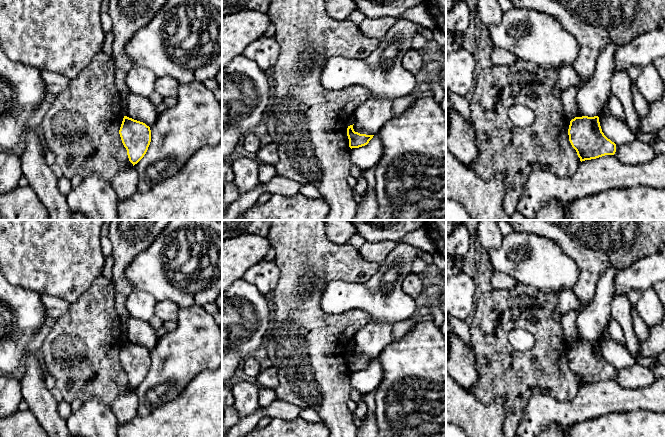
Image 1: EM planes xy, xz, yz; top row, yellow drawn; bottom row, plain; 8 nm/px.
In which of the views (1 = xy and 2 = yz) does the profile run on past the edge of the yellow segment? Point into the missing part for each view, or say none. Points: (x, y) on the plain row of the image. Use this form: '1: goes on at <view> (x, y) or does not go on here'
1: does not go on here
2: does not go on here

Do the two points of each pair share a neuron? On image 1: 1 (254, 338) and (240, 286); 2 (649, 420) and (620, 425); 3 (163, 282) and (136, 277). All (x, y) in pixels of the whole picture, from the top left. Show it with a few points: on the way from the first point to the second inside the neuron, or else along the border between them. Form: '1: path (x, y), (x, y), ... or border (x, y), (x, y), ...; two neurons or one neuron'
1: path (259, 325), (257, 310), (250, 299); one neuron
2: path (642, 425), (627, 425); one neuron
3: path (156, 277), (143, 277); one neuron

